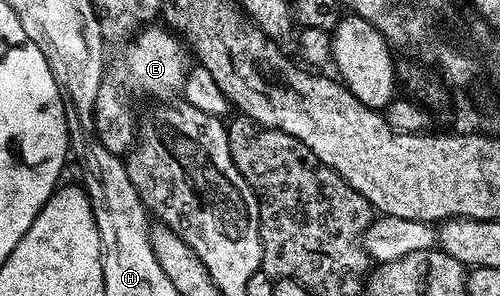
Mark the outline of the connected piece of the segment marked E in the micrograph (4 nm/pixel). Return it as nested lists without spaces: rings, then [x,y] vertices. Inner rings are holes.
[[[146,25],[136,32],[128,41],[120,44],[121,52],[117,56],[112,56],[111,62],[106,66],[105,76],[99,89],[99,97],[95,97],[95,129],[99,141],[111,153],[124,156],[126,152],[134,146],[137,137],[137,124],[139,122],[138,112],[133,112],[133,91],[138,91],[143,95],[154,95],[154,100],[165,101],[170,98],[172,91],[180,92],[185,85],[185,74],[189,72],[191,66],[191,55],[186,44],[168,26]]]

